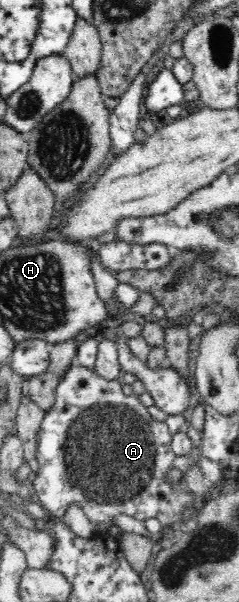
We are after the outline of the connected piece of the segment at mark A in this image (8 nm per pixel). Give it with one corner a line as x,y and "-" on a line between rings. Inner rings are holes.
71,365
56,386
56,400
45,411
37,435
35,458
38,470
35,471
34,488
40,504
50,514
62,517
70,502
79,502
92,524
106,522
118,514
128,514
136,520
157,518
163,526
179,526
184,508
197,509
200,500
188,493
185,483
172,489
166,481
166,472
173,467
176,453
170,442
172,434
167,424
150,416
138,397
125,396
122,382
102,378
93,369

